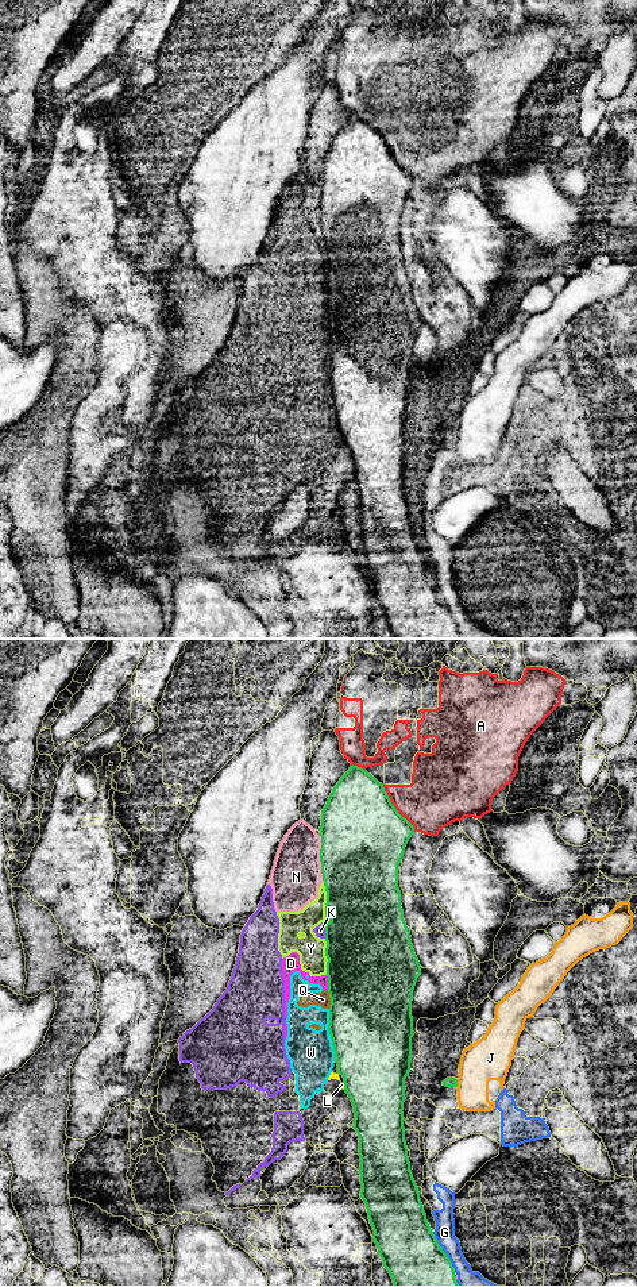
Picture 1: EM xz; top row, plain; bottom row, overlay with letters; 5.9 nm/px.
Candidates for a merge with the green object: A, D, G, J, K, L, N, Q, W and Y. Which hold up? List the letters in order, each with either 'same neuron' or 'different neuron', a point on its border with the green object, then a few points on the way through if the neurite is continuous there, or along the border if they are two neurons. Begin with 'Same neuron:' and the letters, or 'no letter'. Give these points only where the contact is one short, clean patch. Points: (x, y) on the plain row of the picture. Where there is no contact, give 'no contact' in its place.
Same neuron: no letter
A: different neuron; contact xz (394, 160)
D: different neuron; contact xz (328, 334); border xz (325, 327), (328, 340)
G: different neuron; contact xz (444, 604)
J: different neuron; contact xz (456, 435); border xz (456, 431), (458, 438)
K: different neuron; contact xz (325, 282)
L: different neuron; contact xz (344, 438); border xz (342, 435), (344, 440)
N: different neuron; contact xz (320, 209)
Q: different neuron; contact xz (331, 351); border xz (327, 342), (329, 359)
W: different neuron; contact xz (329, 385)
Y: different neuron; contact xz (327, 251)

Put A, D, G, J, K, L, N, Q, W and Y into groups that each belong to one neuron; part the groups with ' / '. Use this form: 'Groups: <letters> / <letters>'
Groups: A / D K L N Q W Y / G / J

